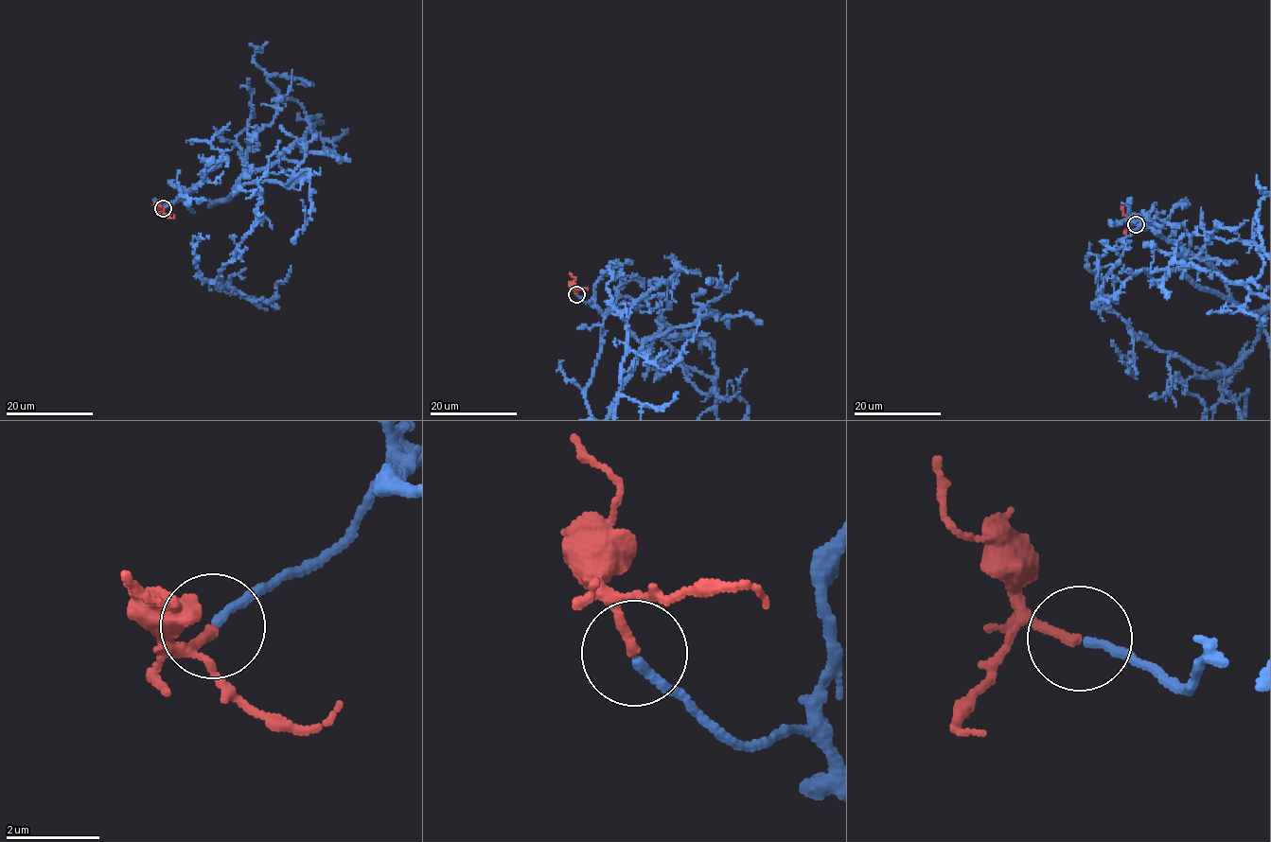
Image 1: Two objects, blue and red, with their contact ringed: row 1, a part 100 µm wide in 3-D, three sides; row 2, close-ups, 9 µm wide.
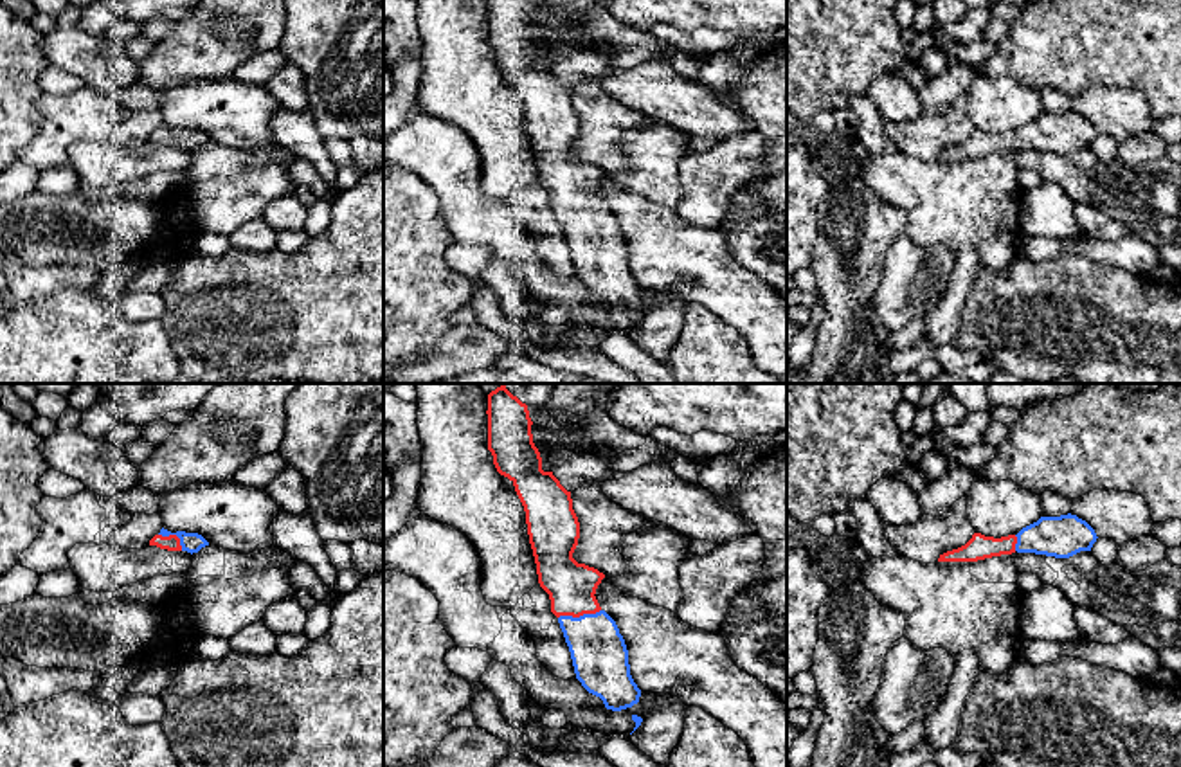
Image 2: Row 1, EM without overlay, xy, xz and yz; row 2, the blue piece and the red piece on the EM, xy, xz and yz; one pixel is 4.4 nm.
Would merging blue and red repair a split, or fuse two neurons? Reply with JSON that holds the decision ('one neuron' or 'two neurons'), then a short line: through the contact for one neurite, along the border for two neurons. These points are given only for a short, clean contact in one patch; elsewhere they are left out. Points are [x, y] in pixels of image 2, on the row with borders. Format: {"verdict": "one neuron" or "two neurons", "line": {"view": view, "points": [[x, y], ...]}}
{"verdict": "one neuron", "line": {"view": "xz", "points": [[600, 658], [595, 640], [580, 616], [571, 596], [571, 586]]}}

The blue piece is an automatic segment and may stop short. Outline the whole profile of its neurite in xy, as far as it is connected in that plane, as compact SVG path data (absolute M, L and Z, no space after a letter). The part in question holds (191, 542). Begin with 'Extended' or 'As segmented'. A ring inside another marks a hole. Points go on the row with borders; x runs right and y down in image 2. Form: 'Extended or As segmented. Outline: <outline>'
Extended. Outline: M162 528L160 533L149 540L149 546L157 546L167 551L187 551L193 555L198 553L202 547L209 546L209 542L198 533L171 533Z

